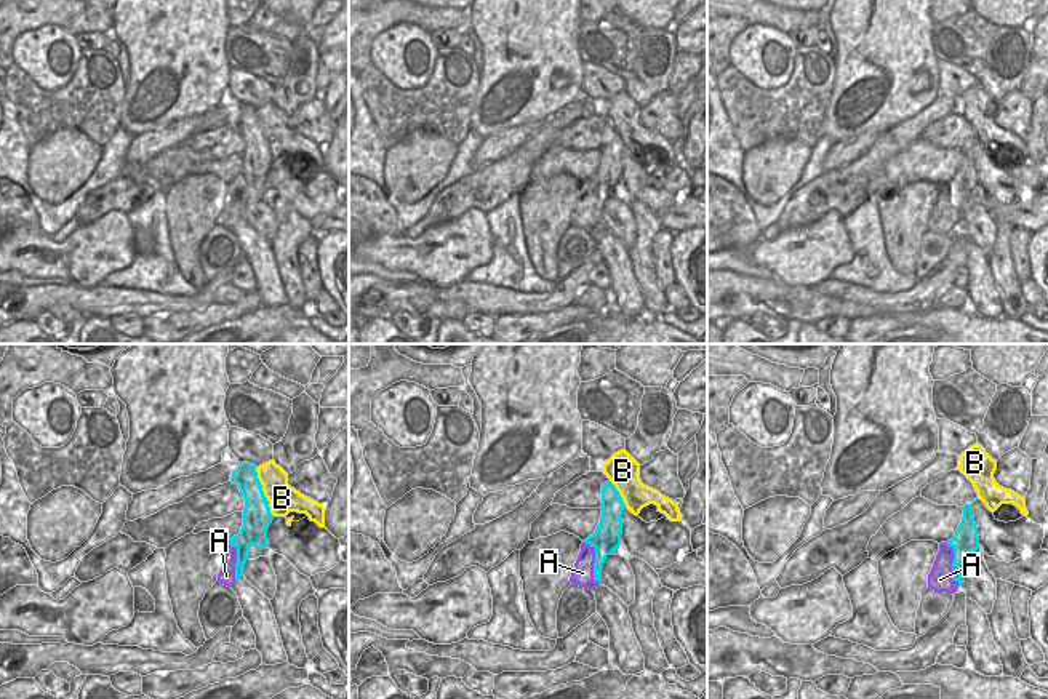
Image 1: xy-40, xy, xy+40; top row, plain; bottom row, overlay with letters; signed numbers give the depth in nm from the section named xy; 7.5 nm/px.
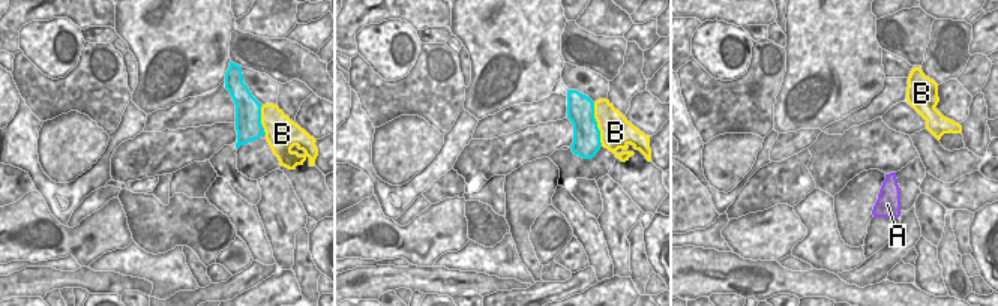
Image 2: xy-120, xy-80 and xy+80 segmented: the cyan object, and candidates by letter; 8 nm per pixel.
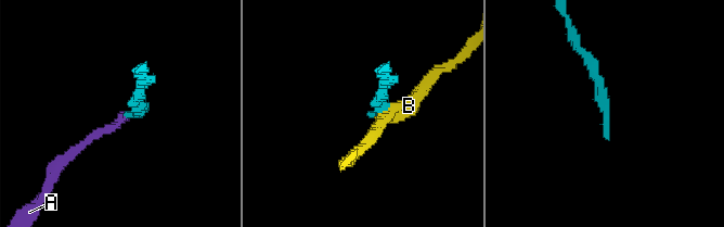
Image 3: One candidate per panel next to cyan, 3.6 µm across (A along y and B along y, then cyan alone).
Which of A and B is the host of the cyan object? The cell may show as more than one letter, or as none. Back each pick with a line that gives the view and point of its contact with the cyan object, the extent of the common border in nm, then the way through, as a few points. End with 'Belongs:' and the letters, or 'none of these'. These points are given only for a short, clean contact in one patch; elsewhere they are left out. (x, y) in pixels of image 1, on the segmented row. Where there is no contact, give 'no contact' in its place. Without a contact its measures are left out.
Belongs: none of these

